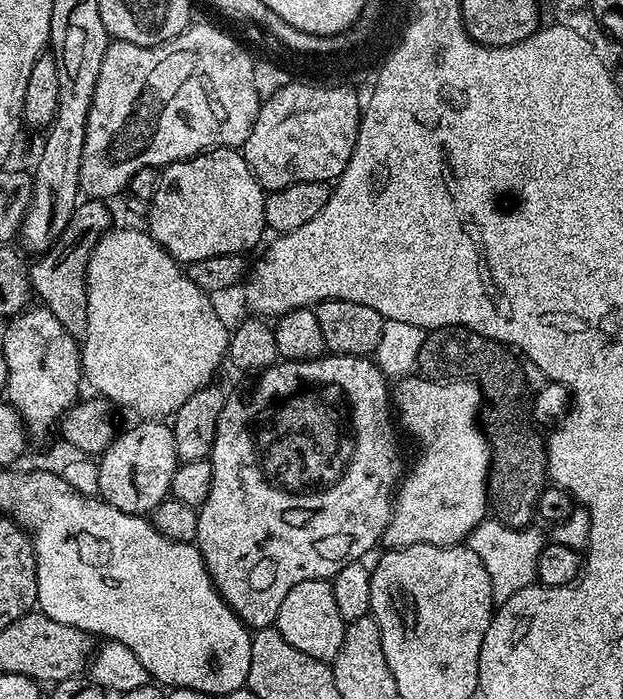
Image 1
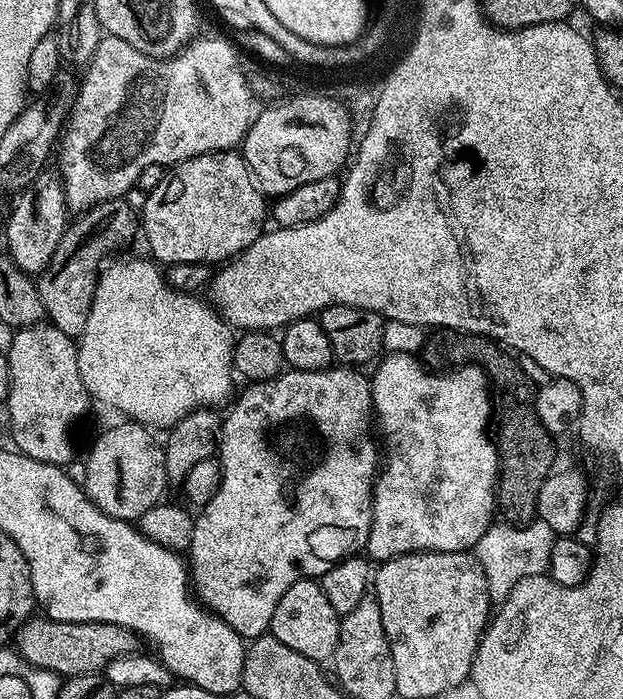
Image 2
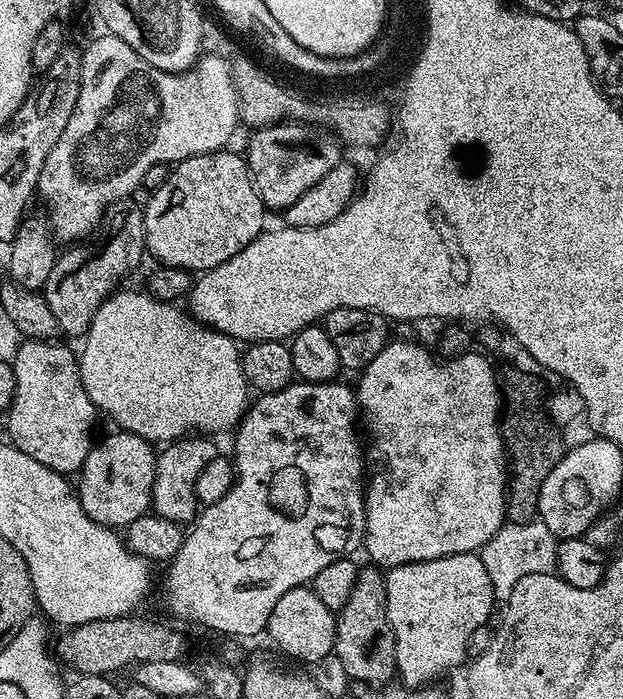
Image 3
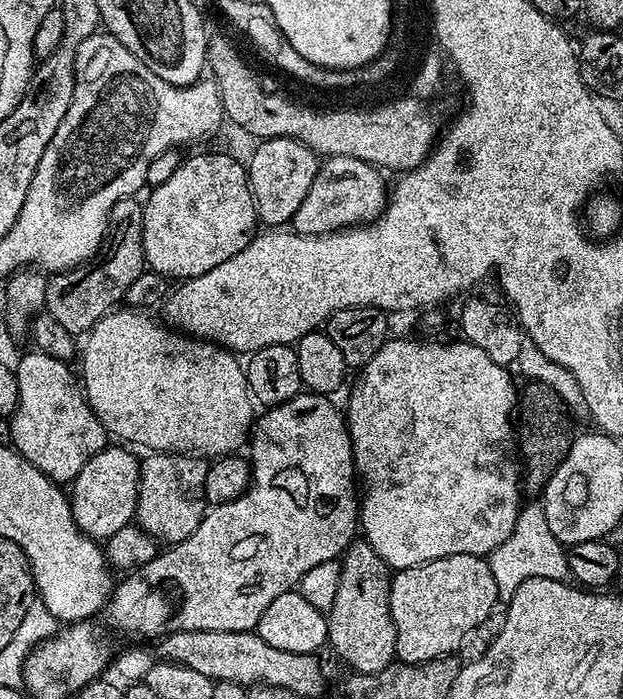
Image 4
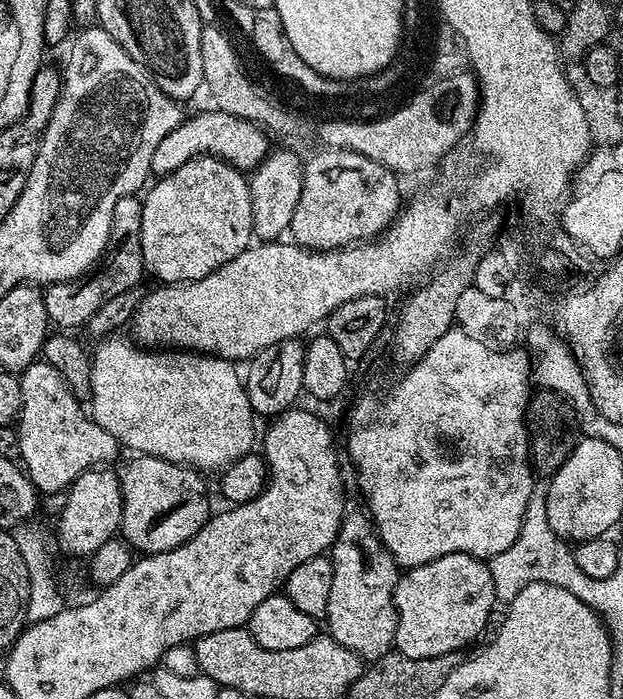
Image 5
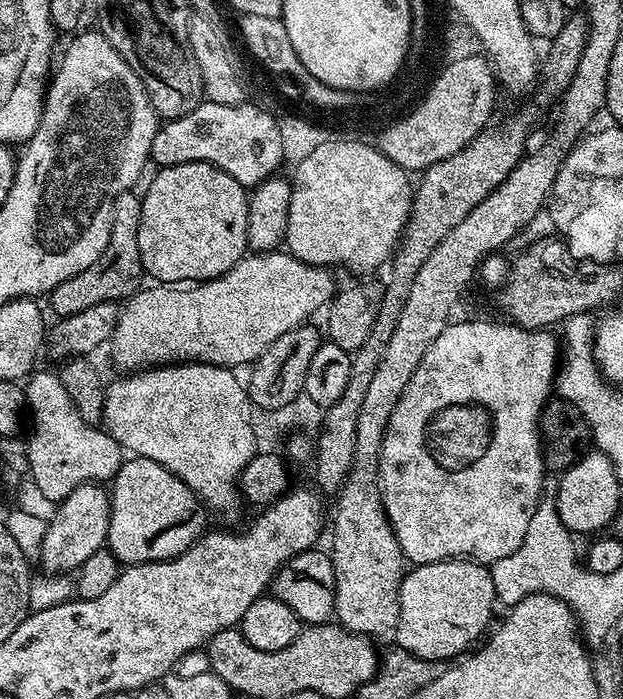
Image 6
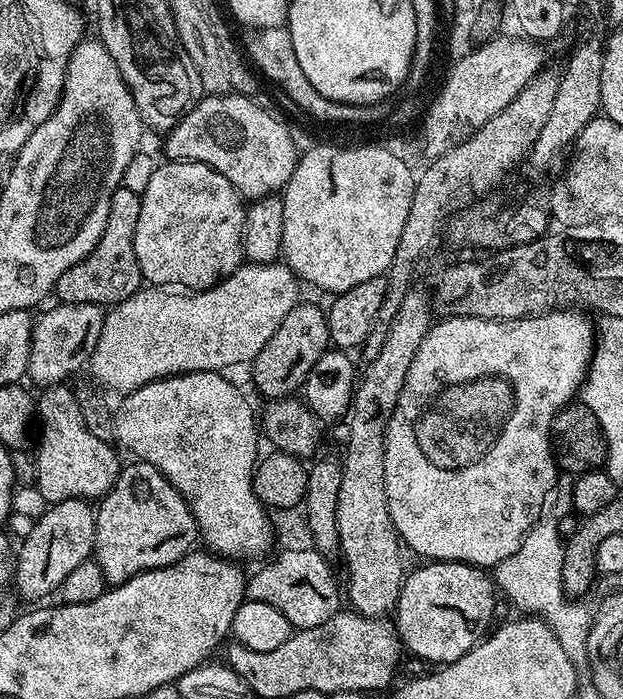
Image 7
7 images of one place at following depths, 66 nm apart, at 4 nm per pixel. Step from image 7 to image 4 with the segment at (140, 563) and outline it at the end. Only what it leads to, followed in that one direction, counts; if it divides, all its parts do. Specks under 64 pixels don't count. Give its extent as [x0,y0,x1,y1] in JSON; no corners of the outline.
[134,452,210,546]

